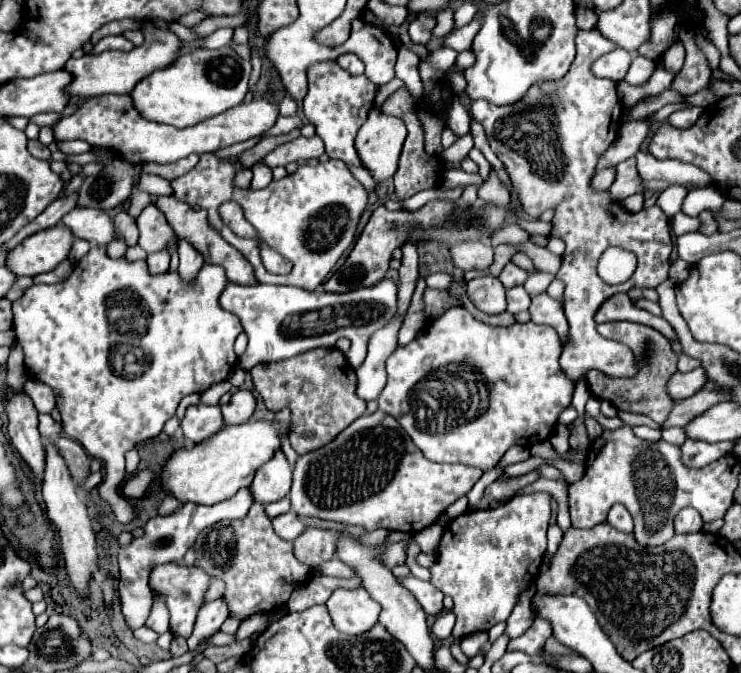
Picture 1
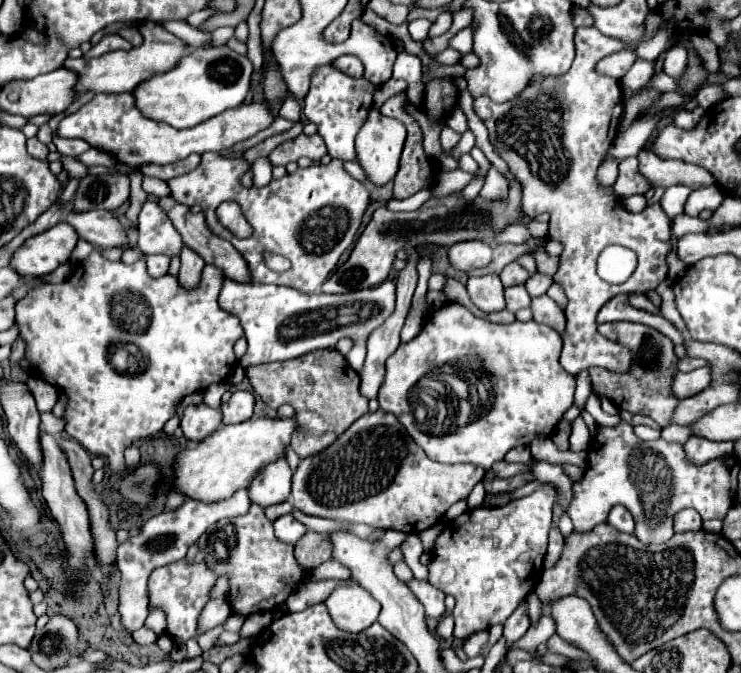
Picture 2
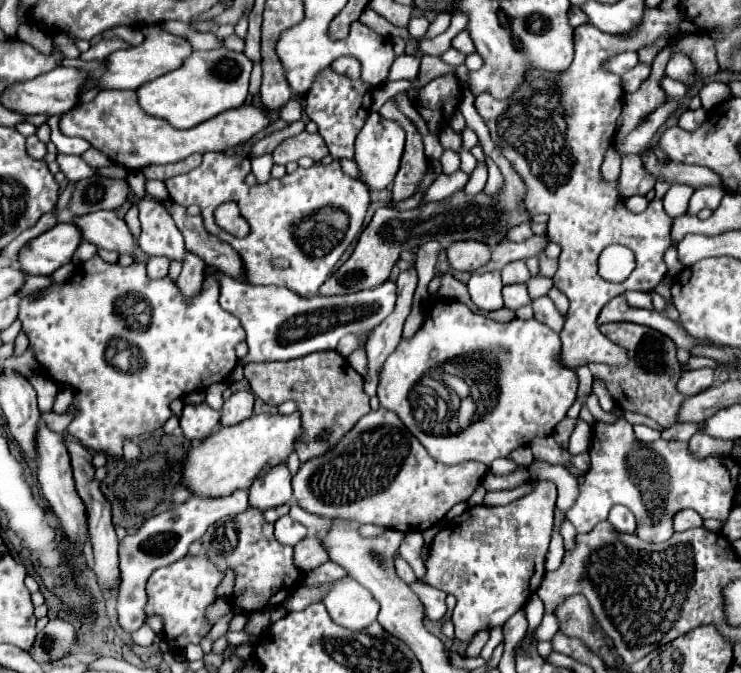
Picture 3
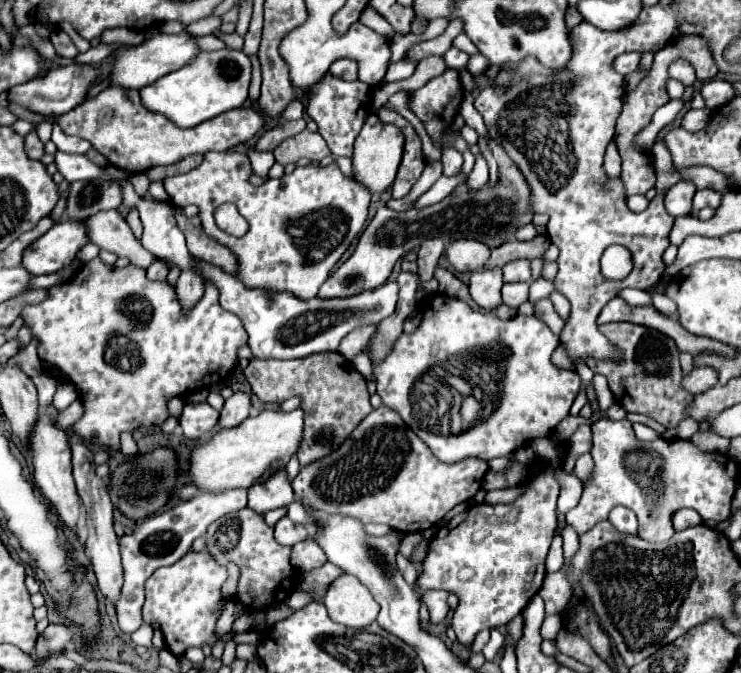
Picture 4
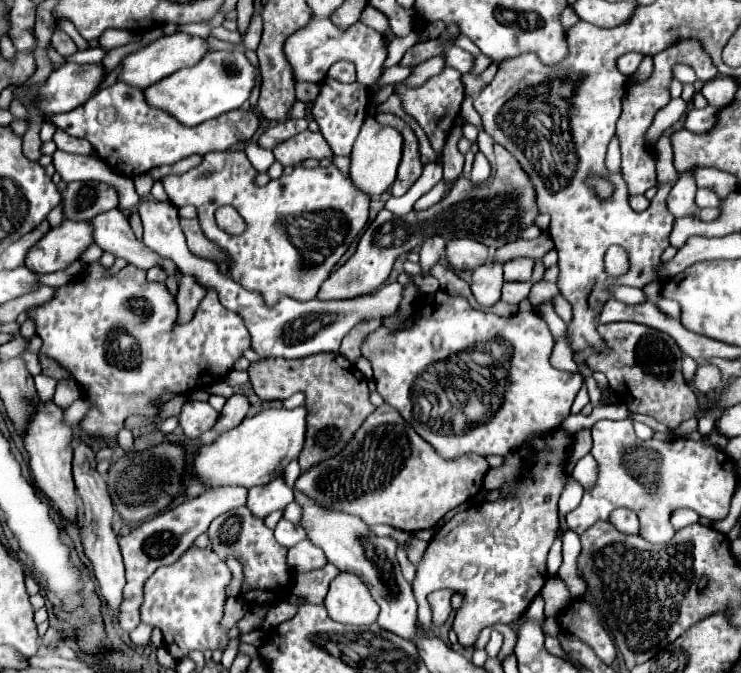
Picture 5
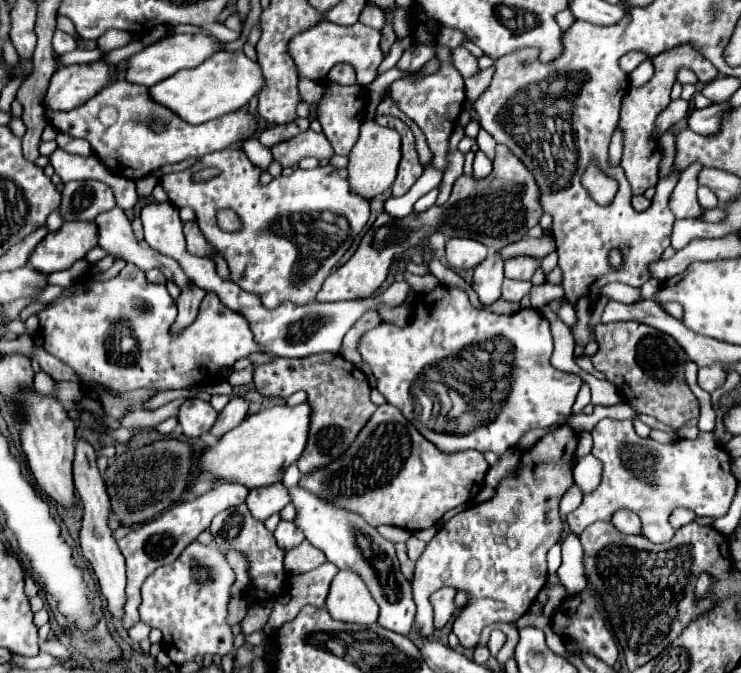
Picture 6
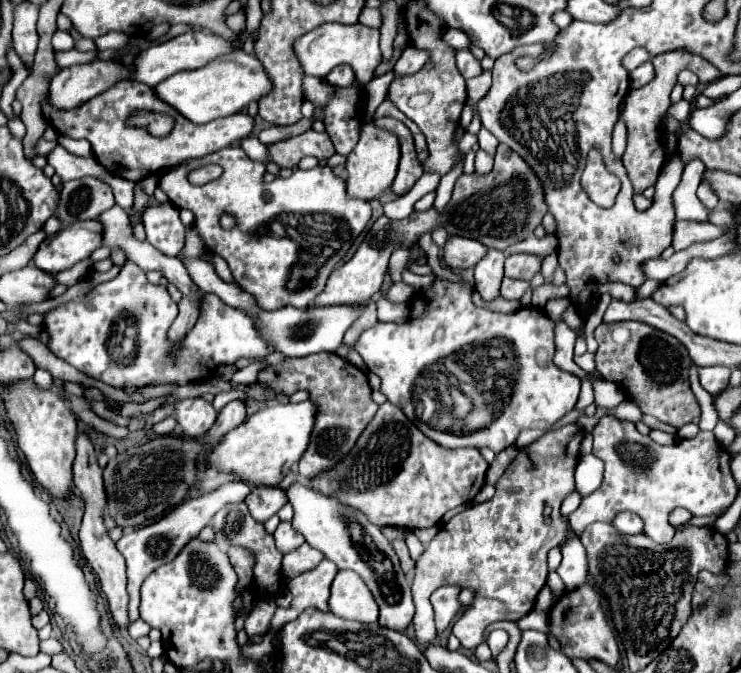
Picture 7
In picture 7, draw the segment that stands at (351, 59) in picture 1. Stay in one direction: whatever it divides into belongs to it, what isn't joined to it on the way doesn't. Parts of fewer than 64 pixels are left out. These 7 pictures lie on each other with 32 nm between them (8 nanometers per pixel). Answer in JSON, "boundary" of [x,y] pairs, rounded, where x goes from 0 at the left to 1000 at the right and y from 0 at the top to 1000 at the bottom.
{"boundary":[[[462,95],[462,98],[453,98],[453,101],[440,113],[440,119],[443,119],[445,125],[451,125],[451,128],[467,131],[467,128],[475,128],[480,116],[478,116],[475,101],[467,98],[467,95]]]}

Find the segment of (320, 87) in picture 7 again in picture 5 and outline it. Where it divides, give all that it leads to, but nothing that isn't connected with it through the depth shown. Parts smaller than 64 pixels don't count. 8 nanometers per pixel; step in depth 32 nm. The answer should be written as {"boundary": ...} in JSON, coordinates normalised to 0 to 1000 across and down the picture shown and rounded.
{"boundary":[[[405,125],[405,128],[399,128],[399,146],[405,152],[418,152],[424,140],[426,140],[426,128],[424,125]]]}

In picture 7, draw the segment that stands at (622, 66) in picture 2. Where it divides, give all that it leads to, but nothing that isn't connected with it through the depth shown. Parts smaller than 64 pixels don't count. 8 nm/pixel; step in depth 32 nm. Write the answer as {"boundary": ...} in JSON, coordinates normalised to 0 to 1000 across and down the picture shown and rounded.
{"boundary":[[[856,71],[848,79],[848,83],[842,83],[839,89],[839,98],[846,103],[848,107],[852,107],[864,95],[879,88],[877,80],[869,71]]]}

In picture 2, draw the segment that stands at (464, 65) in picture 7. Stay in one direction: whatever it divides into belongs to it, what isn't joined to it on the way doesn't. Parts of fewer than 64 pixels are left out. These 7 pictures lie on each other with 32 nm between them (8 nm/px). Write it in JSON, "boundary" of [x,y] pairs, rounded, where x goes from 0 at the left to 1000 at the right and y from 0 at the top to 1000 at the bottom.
{"boundary":[[[602,71],[599,77],[591,77],[586,86],[588,86],[591,95],[596,95],[596,98],[610,98],[610,95],[615,95],[615,92],[621,89],[621,77],[615,77],[615,74],[610,74],[610,71]]]}

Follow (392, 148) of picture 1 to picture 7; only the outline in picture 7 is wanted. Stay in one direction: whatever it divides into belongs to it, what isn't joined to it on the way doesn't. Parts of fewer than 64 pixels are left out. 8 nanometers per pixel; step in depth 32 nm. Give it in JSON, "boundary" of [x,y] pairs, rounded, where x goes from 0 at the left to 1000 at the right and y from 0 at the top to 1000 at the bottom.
{"boundary":[[[491,181],[486,193],[486,208],[470,232],[467,253],[470,253],[470,288],[489,297],[502,297],[518,285],[524,285],[526,273],[534,264],[534,250],[540,238],[540,211],[537,202],[526,193],[510,190],[505,181]]]}

